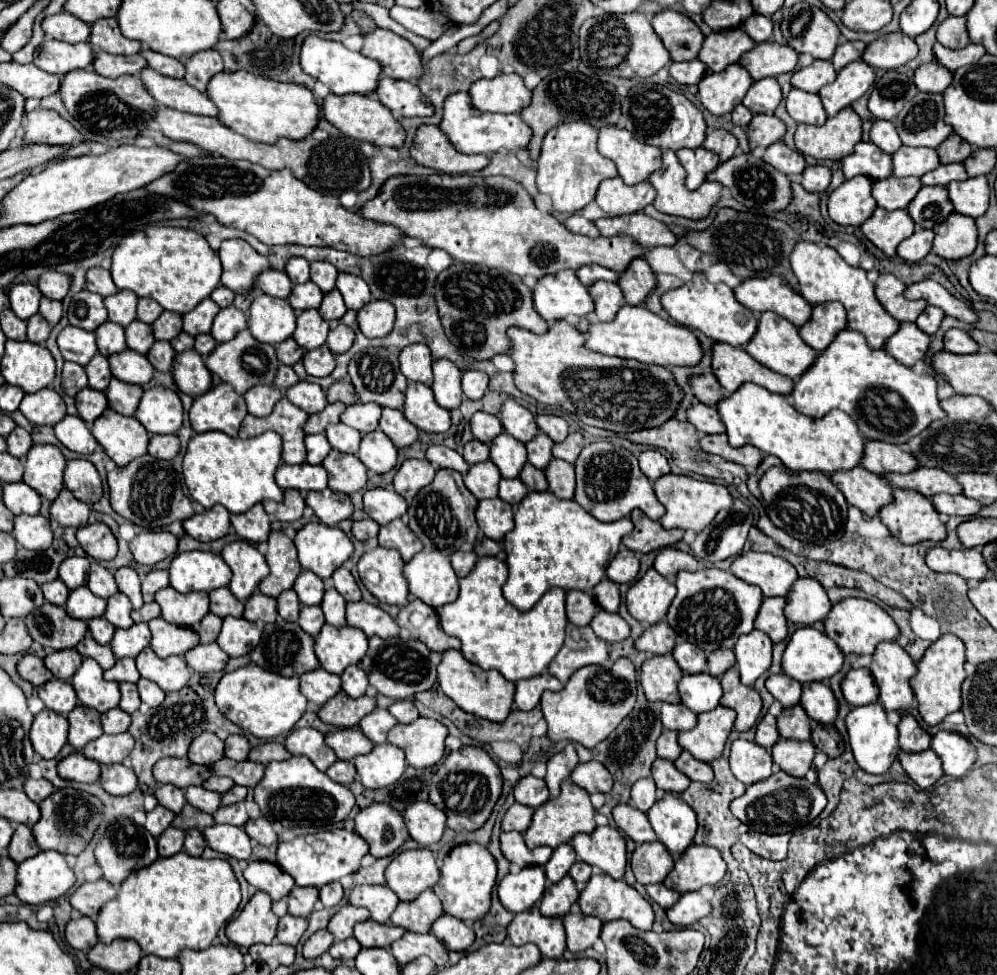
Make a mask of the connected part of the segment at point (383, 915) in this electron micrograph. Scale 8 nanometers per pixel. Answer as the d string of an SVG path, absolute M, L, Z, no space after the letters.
M356 886L350 894L350 904L368 908L372 920L380 924L386 924L390 920L398 902L400 900L396 894L392 894L392 890L388 890L388 886Z

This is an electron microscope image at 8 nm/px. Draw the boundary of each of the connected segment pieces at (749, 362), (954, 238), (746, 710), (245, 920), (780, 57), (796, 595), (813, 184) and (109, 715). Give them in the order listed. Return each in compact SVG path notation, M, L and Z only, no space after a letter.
M724 342L712 344L712 372L722 384L724 394L732 394L740 384L754 382L776 394L792 392L792 378L768 370L756 362L744 348Z
M952 212L934 232L936 238L932 250L944 260L960 260L976 250L978 228L972 216Z
M736 666L728 672L724 672L720 682L722 682L722 688L724 688L724 696L722 696L720 704L728 706L728 708L734 708L736 714L738 714L736 722L734 722L734 728L738 732L752 728L756 724L760 712L762 712L760 694L754 688L744 686L740 682L740 672L736 670Z
M256 892L240 914L226 926L226 936L230 942L244 948L274 942L278 916L270 910L270 906L270 896L266 892Z
M768 40L756 44L750 52L742 54L738 64L742 64L754 80L760 80L766 76L792 72L798 64L798 52L786 44Z
M798 578L792 592L786 596L786 618L794 624L810 626L824 620L832 610L832 602L824 586L816 578Z
M806 166L802 172L802 186L808 192L824 192L832 180L832 174L826 166Z
M112 708L102 714L102 728L106 734L126 732L128 726L130 726L130 716L120 708Z

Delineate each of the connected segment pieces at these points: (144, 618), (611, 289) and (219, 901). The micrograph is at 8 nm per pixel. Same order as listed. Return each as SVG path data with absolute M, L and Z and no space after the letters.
M156 602L144 604L140 610L134 610L132 612L132 620L134 622L150 622L150 620L154 620L158 616L160 616L160 606Z
M596 280L594 284L588 286L588 292L594 300L594 312L596 312L596 318L600 322L610 322L618 308L624 304L622 300L622 290L616 282L606 282L606 280Z
M186 852L174 854L166 860L156 860L150 866L130 874L122 886L118 896L112 902L106 902L98 914L96 926L98 926L98 938L100 942L108 944L116 938L132 938L138 942L144 954L154 954L158 958L178 958L178 954L184 948L190 950L206 950L212 946L214 938L218 936L218 930L228 924L228 920L234 916L234 912L240 906L240 884L224 858L204 860L188 856Z

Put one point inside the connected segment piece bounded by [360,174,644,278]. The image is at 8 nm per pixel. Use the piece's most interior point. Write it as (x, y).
(493, 222)

